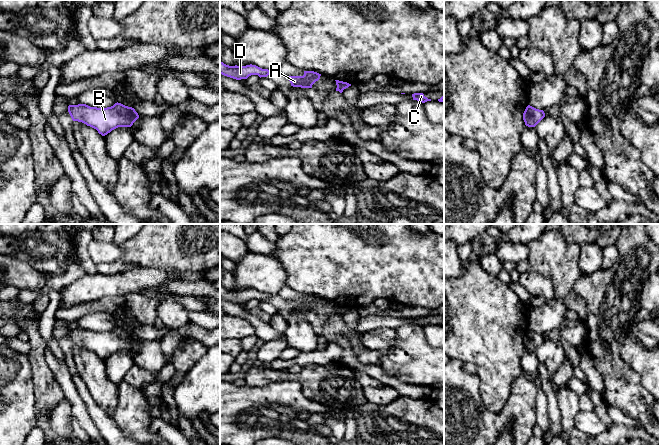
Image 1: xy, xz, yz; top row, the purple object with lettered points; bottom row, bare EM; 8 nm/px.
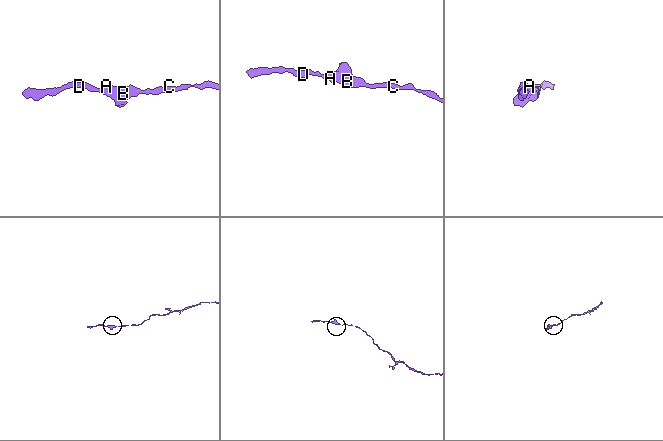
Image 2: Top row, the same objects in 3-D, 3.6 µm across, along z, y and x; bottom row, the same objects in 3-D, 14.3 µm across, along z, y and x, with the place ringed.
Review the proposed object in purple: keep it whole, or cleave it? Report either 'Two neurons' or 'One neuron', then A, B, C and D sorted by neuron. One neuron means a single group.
One neuron. Groups: A B C D

